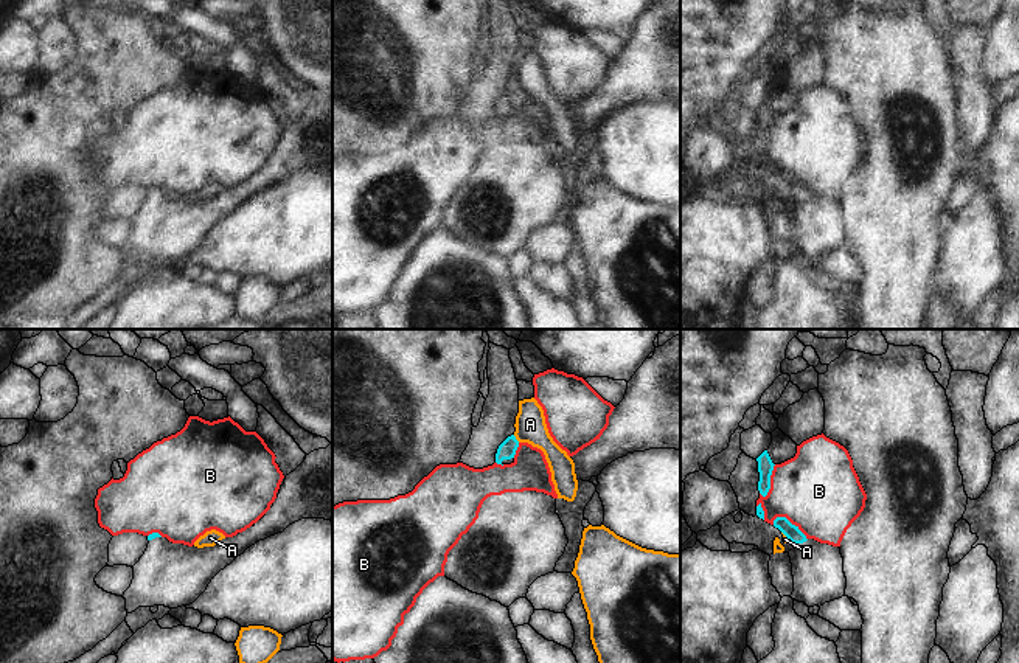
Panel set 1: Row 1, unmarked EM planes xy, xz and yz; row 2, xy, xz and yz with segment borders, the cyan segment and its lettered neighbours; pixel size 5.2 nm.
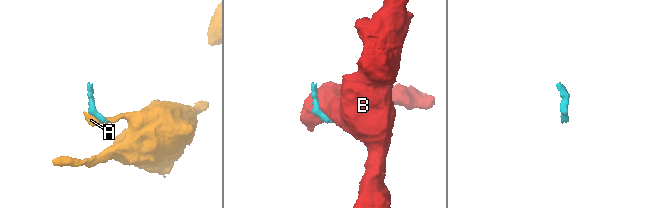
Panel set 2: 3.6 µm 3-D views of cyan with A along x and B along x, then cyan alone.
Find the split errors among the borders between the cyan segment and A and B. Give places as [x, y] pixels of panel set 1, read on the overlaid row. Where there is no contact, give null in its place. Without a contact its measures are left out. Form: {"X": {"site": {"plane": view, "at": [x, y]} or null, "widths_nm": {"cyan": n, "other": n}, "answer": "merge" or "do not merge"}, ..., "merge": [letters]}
{"A": {"site": {"plane": "xz", "at": [514, 438]}, "widths_nm": {"cyan": 90, "other": 160}, "answer": "do not merge"}, "B": {"site": {"plane": "yz", "at": [789, 522]}, "widths_nm": {"cyan": 80, "other": 420}, "answer": "do not merge"}, "merge": []}

